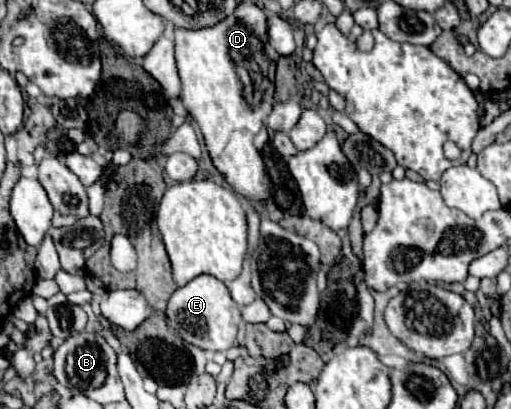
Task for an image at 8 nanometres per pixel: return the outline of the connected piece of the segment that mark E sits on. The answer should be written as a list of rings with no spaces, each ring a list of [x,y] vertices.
[[[201,274],[173,292],[167,304],[167,318],[185,342],[215,352],[225,352],[235,344],[237,326],[241,322],[239,308],[233,302],[227,286],[209,274]]]

